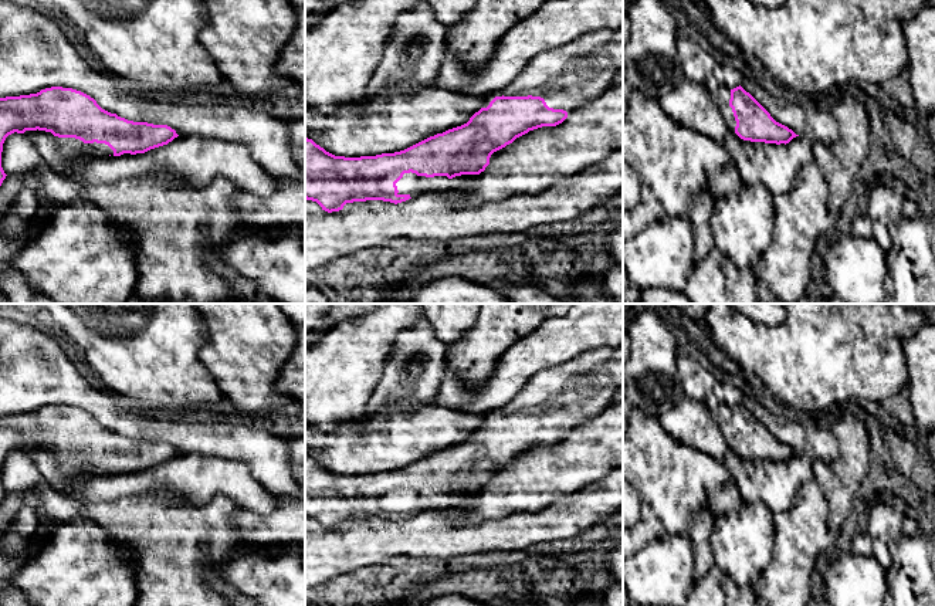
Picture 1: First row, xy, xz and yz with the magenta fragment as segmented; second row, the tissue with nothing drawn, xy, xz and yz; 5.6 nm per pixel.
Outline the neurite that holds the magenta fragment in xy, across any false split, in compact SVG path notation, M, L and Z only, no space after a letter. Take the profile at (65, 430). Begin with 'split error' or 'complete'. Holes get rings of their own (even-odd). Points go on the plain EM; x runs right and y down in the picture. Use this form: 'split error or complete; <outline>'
split error; M51 404L37 412L0 416L0 504L7 494L1 485L6 456L37 447L51 450L60 471L70 480L87 473L145 471L179 454L167 443L133 440L111 431L72 406Z

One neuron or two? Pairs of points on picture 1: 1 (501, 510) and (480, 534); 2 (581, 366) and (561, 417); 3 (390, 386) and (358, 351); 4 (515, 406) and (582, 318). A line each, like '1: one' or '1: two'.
1: two
2: one
3: two
4: two

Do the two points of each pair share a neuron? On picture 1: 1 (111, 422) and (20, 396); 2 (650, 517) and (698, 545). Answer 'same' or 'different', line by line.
1: same
2: different

